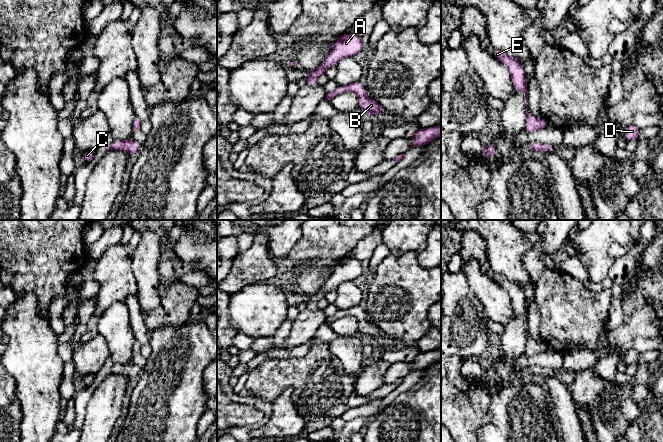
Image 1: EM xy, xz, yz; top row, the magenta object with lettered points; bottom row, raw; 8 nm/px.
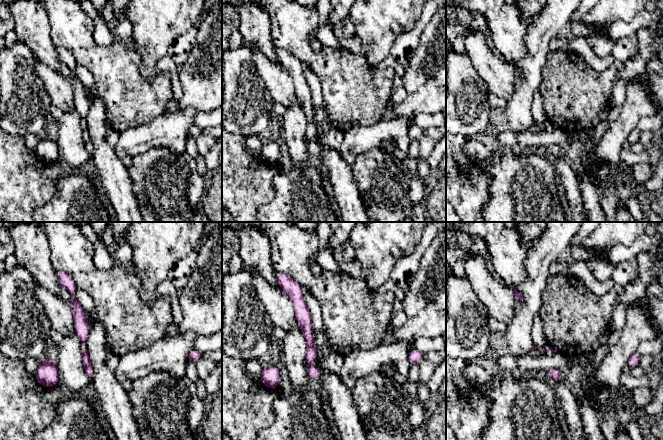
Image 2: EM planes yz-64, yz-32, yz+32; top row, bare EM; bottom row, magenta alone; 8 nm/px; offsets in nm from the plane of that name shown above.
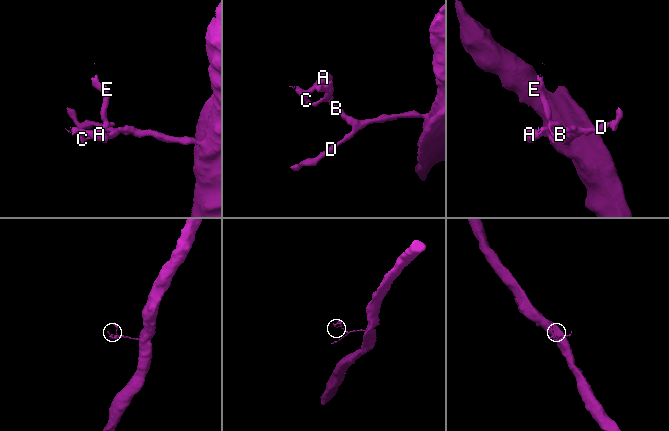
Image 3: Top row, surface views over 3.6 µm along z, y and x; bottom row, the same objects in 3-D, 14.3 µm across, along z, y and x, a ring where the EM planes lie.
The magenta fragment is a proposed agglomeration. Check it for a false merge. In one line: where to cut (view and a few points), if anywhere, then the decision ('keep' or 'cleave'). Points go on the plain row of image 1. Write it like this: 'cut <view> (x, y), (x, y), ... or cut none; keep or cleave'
cut none; keep

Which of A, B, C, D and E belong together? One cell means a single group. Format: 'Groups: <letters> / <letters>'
Groups: A B C D E

